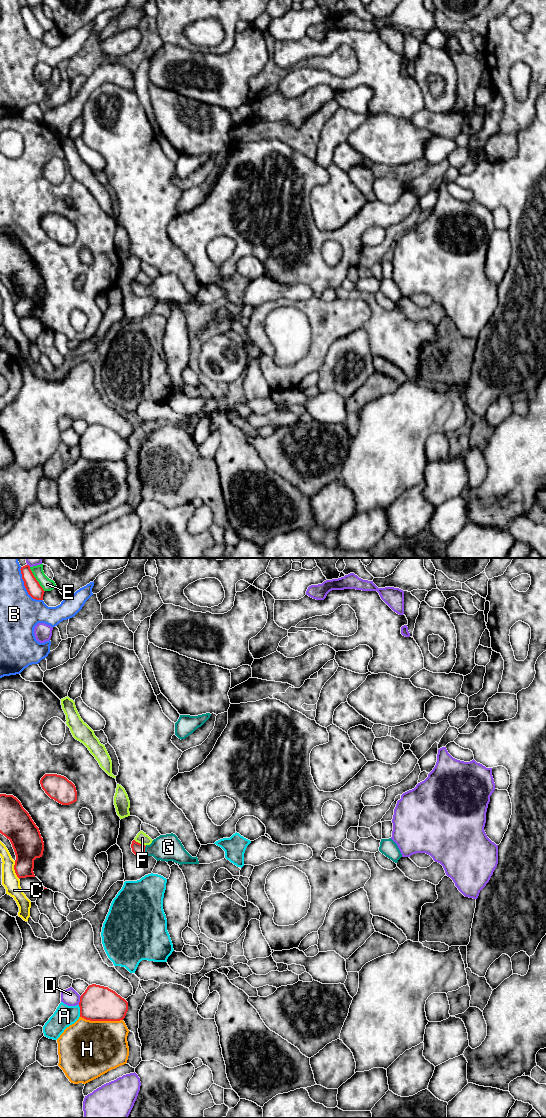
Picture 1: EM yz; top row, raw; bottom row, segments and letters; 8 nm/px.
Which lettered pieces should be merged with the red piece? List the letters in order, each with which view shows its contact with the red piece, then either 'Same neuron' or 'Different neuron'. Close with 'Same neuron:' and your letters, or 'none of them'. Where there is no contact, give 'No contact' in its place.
A: Touches red in yz. Different neuron
B: Touches red in yz. Different neuron
C: Touches red in yz. Different neuron
D: Touches red in yz. Different neuron
E: Touches red in yz. Different neuron
F: Touches red in yz. Different neuron
G: Touches red in yz. Same neuron
H: Touches red in yz. Different neuron
Same neuron: G

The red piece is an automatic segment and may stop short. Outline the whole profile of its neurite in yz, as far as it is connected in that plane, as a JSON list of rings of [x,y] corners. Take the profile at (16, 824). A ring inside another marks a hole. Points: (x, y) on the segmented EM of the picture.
[[[0,794],[0,833],[10,840],[14,849],[17,877],[35,877],[34,860],[43,855],[43,838],[29,813],[13,795]]]

